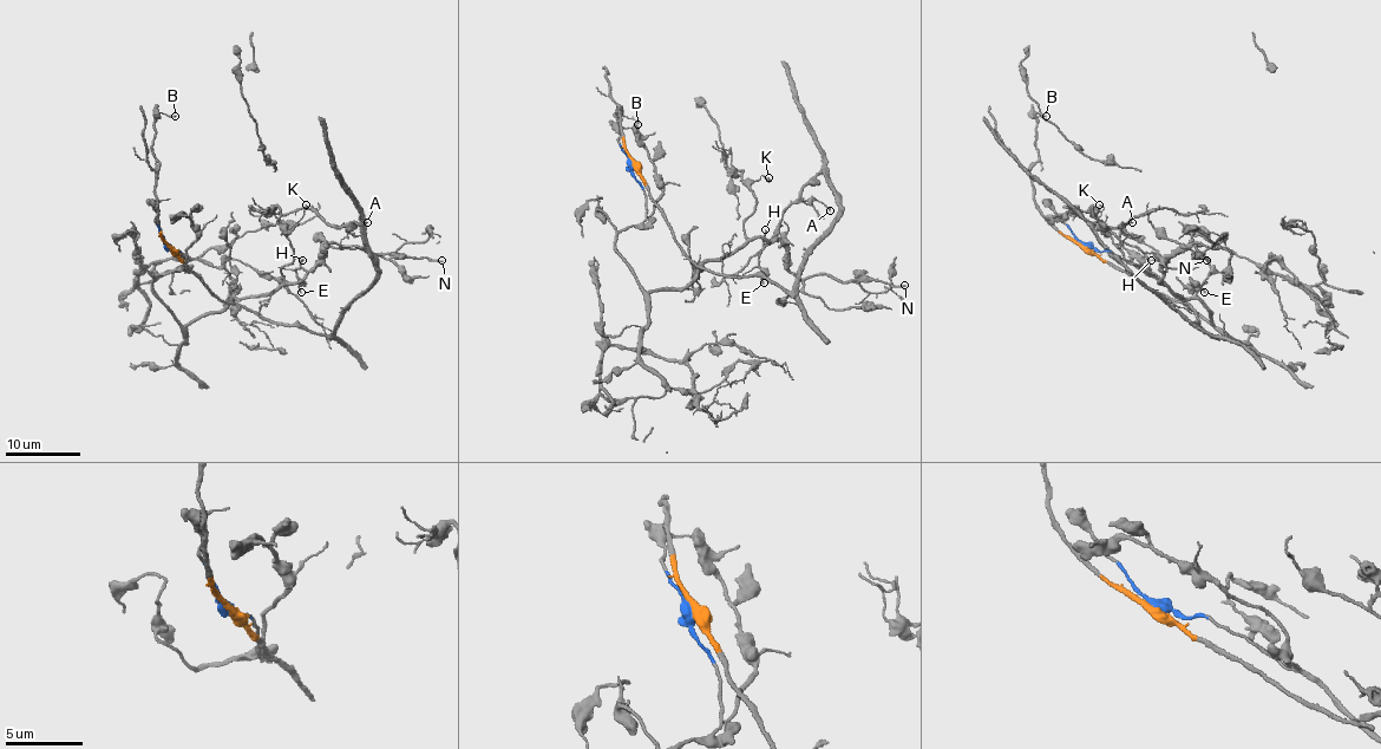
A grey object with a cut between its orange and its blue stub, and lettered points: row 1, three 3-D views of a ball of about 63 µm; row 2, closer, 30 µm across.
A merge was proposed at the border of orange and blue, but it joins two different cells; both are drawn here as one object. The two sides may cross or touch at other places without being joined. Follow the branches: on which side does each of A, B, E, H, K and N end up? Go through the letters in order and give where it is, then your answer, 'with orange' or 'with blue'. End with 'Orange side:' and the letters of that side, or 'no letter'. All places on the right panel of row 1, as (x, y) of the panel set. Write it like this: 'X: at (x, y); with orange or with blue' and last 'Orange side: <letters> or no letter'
A: at (1132, 222); with orange
B: at (1046, 116); with orange
E: at (1204, 292); with blue
H: at (1151, 260); with blue
K: at (1099, 204); with blue
N: at (1206, 260); with blue
Orange side: A, B

